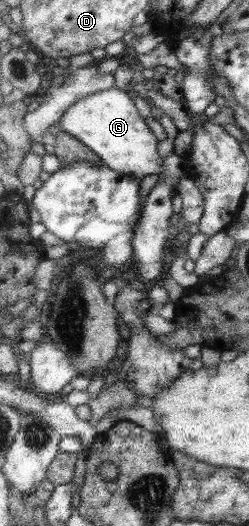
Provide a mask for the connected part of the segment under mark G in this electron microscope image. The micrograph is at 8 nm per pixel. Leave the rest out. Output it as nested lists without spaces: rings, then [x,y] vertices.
[[[114,86],[72,102],[57,124],[62,131],[88,147],[104,166],[114,172],[134,177],[140,182],[143,176],[158,174],[162,170],[156,137],[146,126],[145,119],[138,115],[132,97]]]

